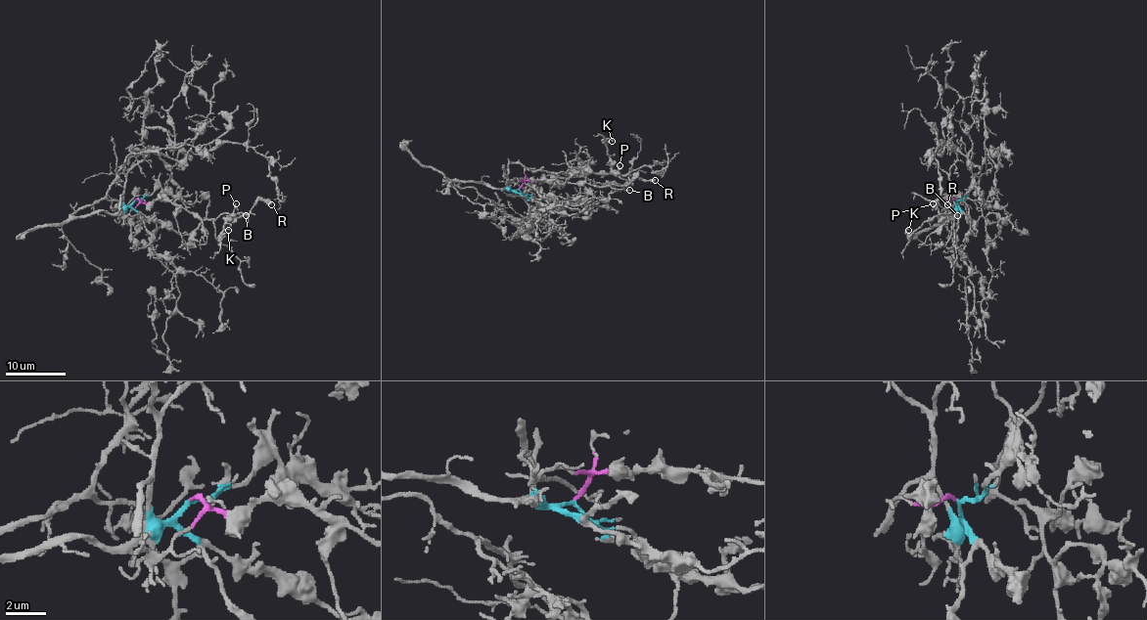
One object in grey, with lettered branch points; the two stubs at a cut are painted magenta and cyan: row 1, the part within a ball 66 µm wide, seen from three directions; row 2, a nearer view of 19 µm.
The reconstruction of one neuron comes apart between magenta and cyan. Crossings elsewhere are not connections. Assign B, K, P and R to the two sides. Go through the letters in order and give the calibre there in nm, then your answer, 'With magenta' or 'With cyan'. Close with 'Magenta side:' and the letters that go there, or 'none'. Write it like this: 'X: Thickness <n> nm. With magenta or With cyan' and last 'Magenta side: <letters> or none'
B: Thickness 100 nm. With magenta
K: Thickness 130 nm. With magenta
P: Thickness 150 nm. With magenta
R: Thickness 380 nm. With magenta
Magenta side: B, K, P, R

